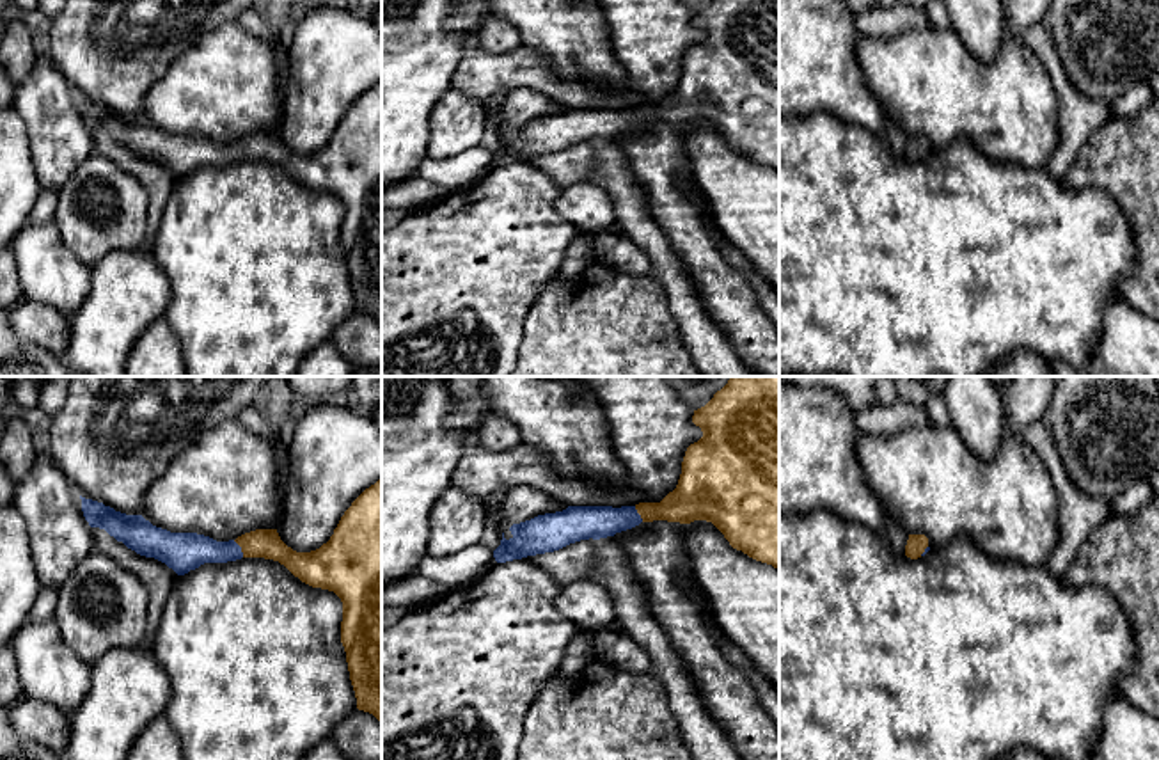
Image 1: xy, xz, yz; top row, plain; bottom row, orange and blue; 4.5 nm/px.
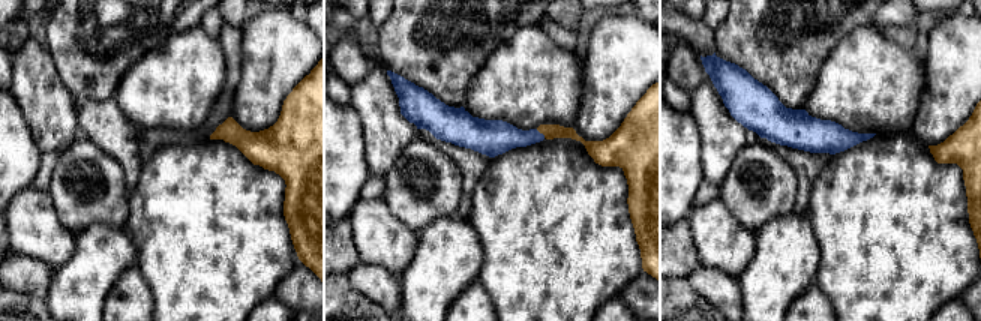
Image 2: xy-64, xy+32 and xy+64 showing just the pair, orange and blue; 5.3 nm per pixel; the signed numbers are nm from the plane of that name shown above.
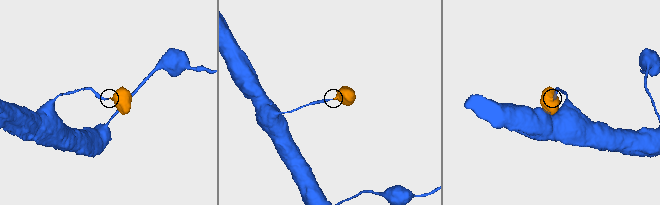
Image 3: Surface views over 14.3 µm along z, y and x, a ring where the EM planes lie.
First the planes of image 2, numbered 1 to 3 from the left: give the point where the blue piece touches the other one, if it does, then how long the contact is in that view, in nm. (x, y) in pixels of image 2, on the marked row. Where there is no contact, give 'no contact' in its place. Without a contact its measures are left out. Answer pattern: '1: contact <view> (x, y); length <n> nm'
1: no contact
2: contact xy+32 (540, 132); length 70 nm
3: no contact

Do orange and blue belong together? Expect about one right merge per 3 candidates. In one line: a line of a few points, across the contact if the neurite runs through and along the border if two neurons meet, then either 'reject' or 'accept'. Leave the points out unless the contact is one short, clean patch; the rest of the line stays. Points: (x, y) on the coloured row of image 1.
line xy (267, 544), (251, 544), (242, 549), (187, 551); accept

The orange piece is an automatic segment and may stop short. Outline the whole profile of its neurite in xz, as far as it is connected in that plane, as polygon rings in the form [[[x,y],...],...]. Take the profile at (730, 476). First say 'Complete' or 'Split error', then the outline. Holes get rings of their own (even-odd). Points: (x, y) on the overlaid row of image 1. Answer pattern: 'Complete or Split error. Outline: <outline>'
Split error. Outline: [[[729,376],[728,384],[701,408],[694,410],[692,423],[703,437],[690,444],[682,462],[678,485],[660,503],[635,506],[568,506],[563,511],[538,515],[513,524],[511,538],[502,533],[501,545],[493,550],[497,563],[559,550],[580,540],[600,540],[632,529],[641,522],[667,520],[690,524],[712,522],[737,550],[749,558],[779,568],[779,376]]]

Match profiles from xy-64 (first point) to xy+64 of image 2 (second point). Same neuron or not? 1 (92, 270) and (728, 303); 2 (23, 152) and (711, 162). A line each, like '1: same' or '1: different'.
1: different
2: different

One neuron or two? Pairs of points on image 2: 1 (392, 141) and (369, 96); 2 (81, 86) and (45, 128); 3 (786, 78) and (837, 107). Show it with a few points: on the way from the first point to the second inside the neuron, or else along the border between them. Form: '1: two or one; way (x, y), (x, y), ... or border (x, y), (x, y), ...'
1: one; way (386, 131), (378, 107)
2: two; border (54, 65), (59, 78), (77, 99)
3: two; border (825, 60), (816, 75), (815, 87), (801, 108)

